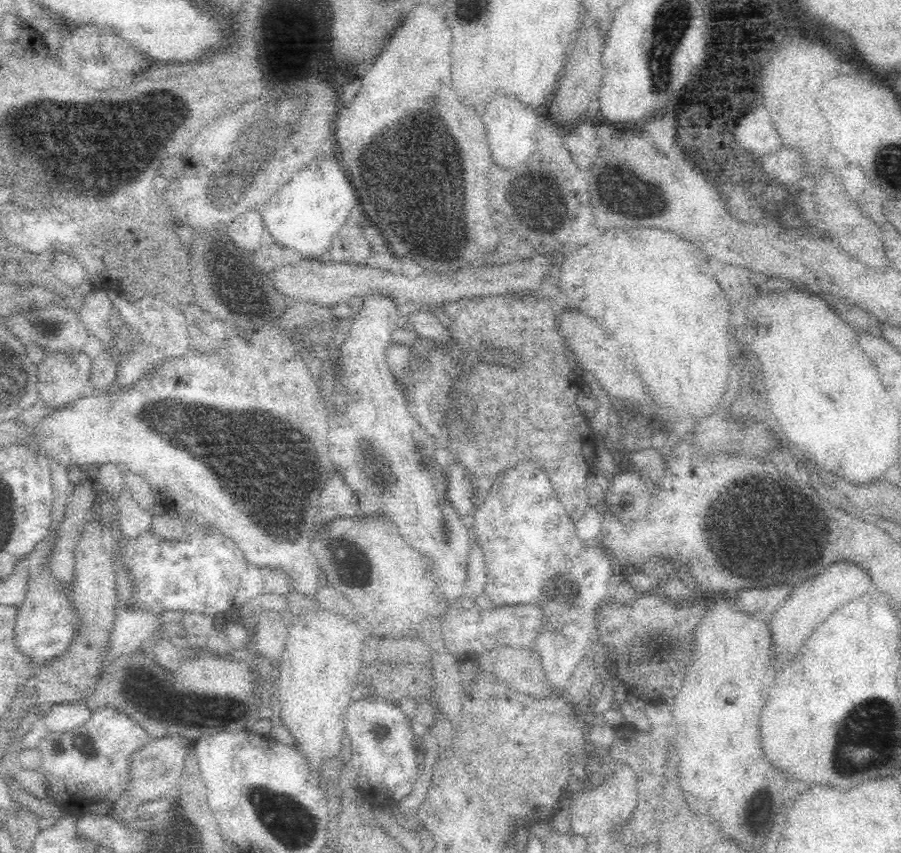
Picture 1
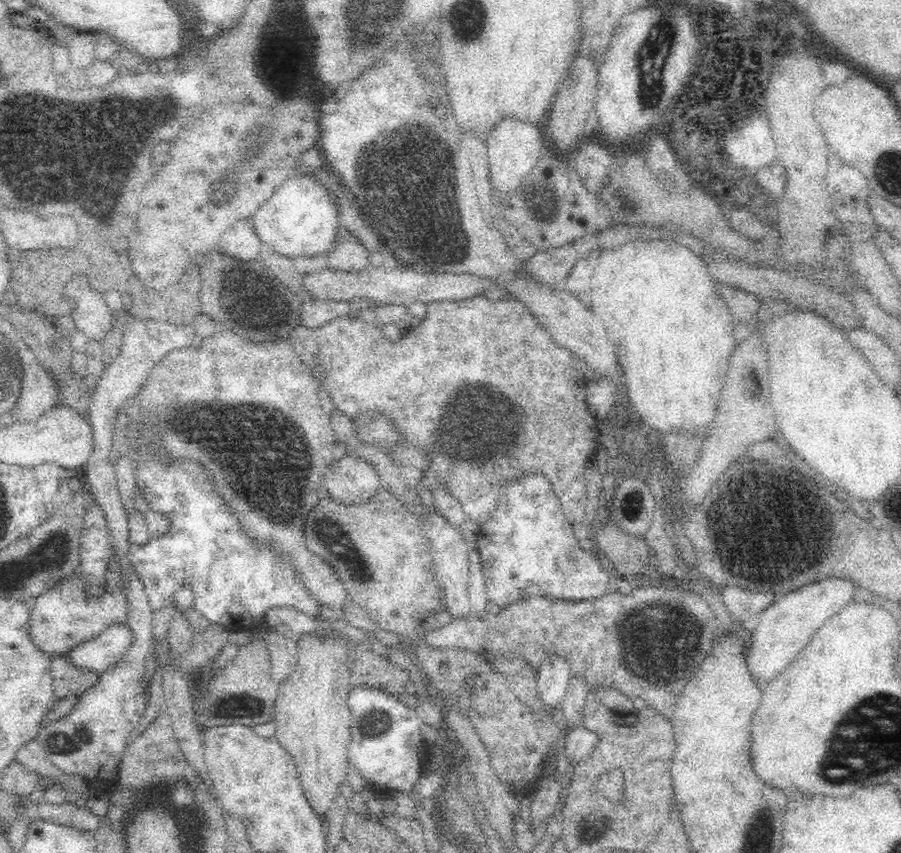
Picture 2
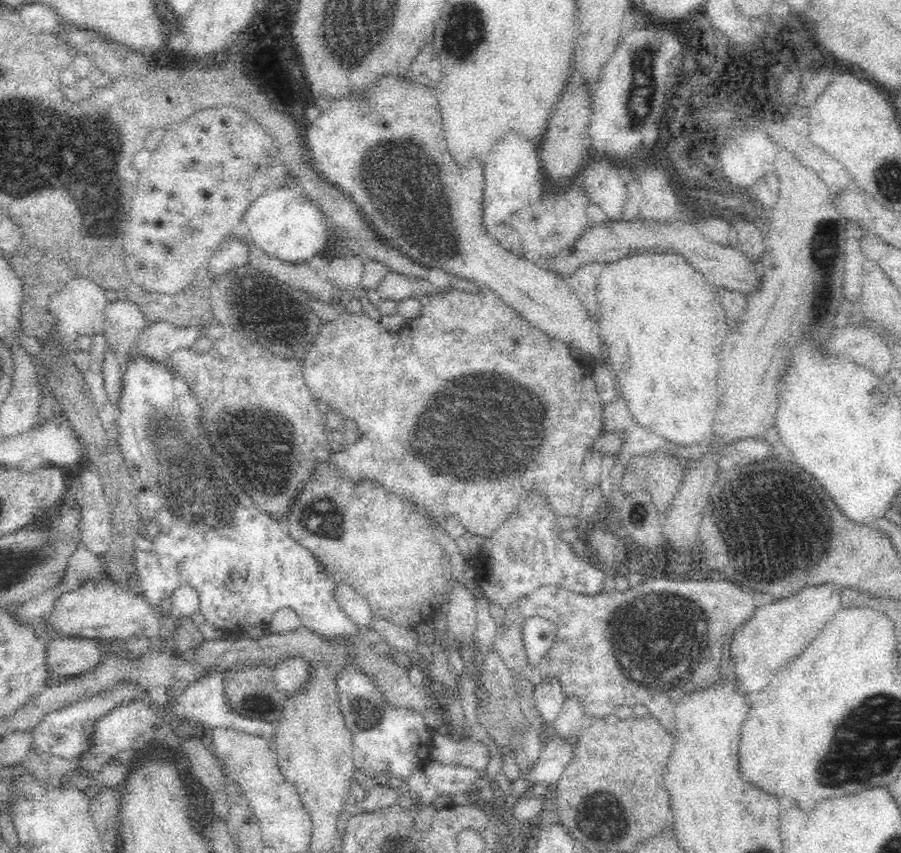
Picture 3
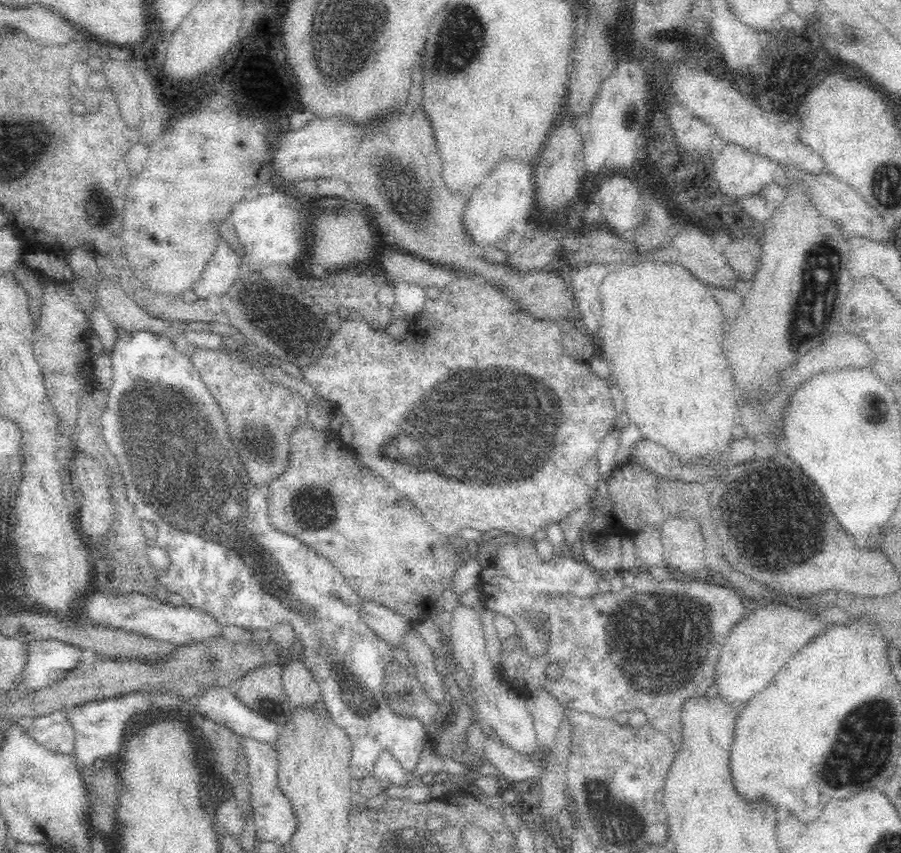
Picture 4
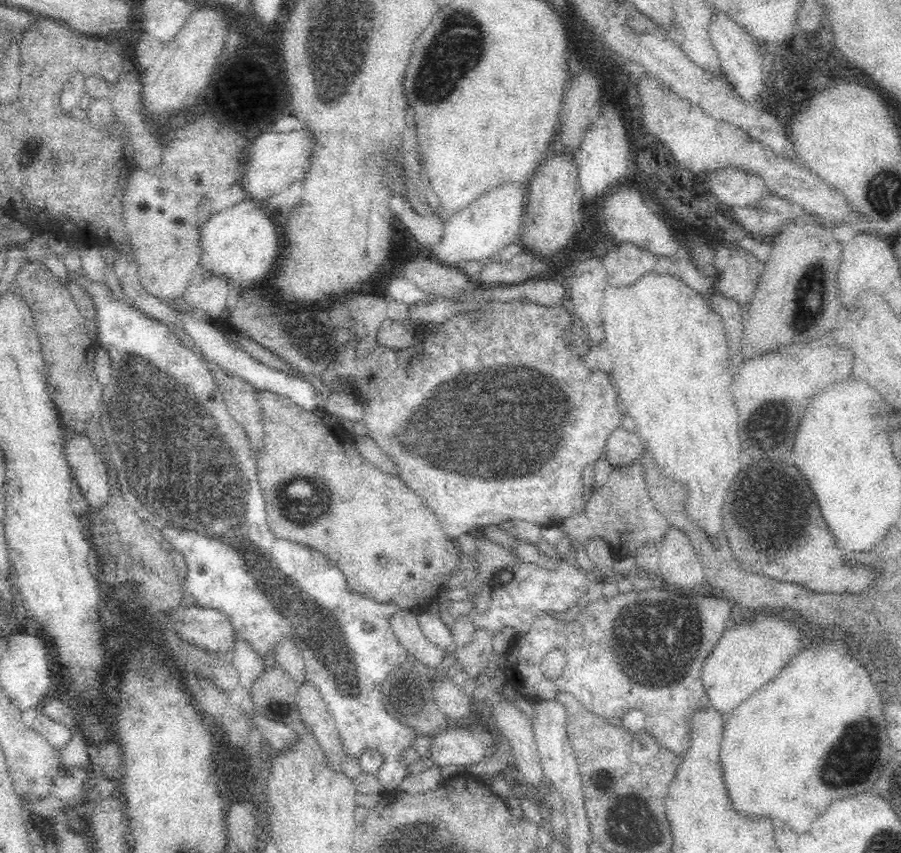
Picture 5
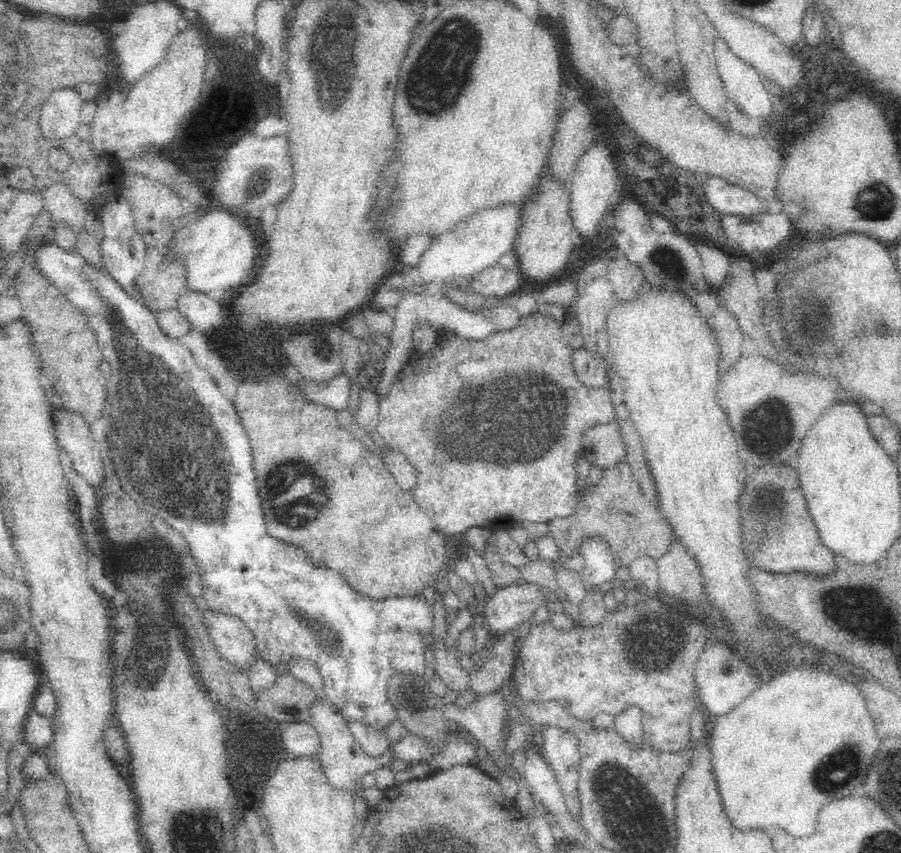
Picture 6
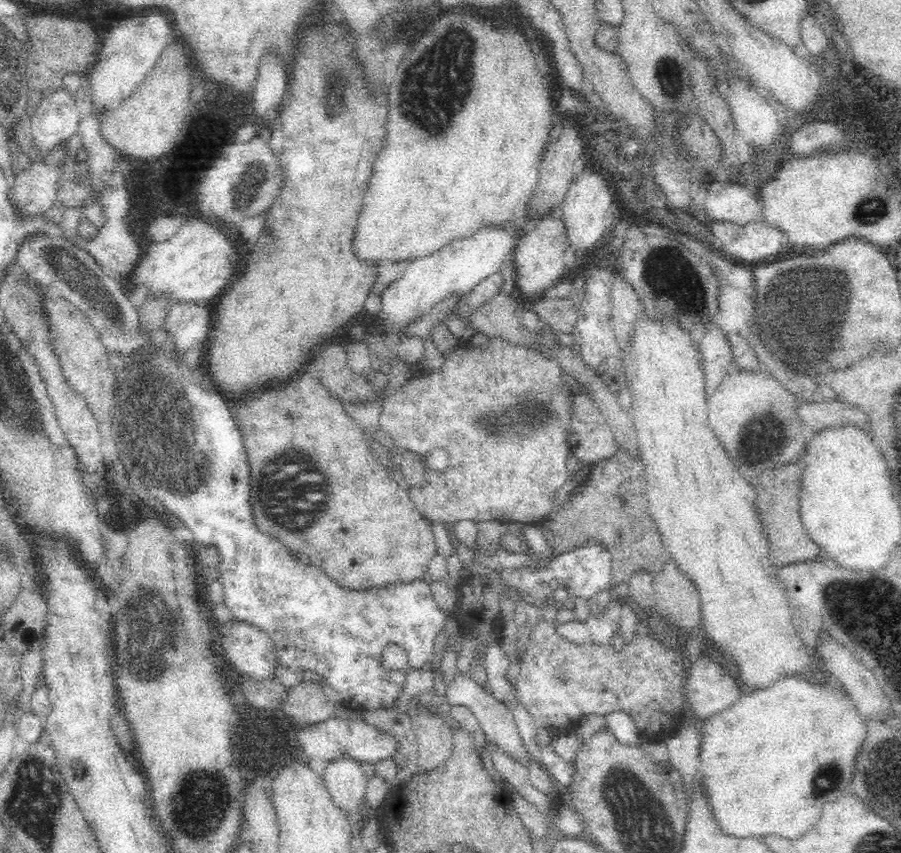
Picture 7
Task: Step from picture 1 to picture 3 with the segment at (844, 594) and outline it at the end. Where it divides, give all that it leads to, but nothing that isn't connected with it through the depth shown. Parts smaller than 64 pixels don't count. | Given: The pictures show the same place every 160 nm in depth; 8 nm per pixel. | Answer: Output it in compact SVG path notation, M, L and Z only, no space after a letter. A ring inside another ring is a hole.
M834 584L808 586L784 600L778 600L776 604L758 608L732 642L732 658L736 664L736 676L742 680L742 688L748 692L764 690L778 668L794 660L806 648L806 644L814 640L824 622L830 620L830 616L834 616L834 612L840 608L842 594Z

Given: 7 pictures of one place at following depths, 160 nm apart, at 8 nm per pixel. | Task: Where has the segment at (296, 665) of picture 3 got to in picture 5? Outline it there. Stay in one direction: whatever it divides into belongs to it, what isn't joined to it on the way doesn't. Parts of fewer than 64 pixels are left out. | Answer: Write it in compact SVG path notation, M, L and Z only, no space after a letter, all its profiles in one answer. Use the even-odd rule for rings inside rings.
M308 677L297 682L295 703L301 720L311 726L312 732L317 736L324 751L329 752L329 756L338 756L338 759L341 759L345 773L352 780L362 779L364 774L361 765L354 763L354 761L348 761L339 741L338 731L334 727L334 719L327 712L326 703L323 701L318 688L309 681Z

